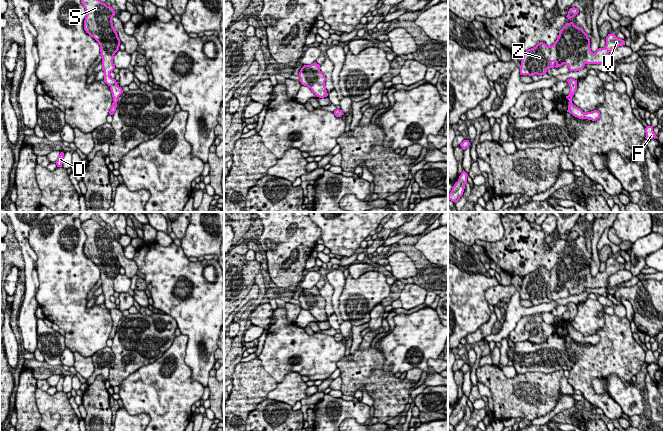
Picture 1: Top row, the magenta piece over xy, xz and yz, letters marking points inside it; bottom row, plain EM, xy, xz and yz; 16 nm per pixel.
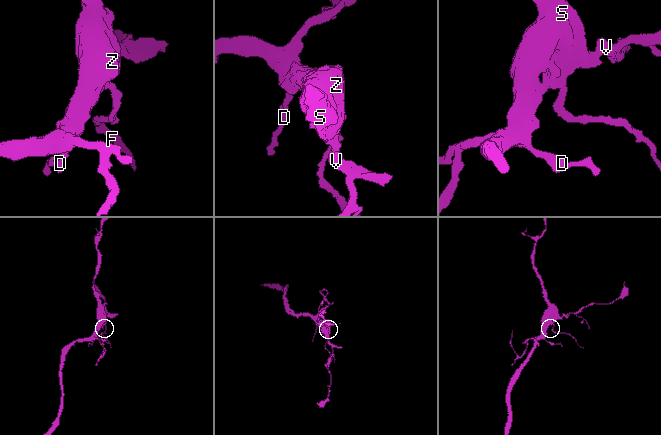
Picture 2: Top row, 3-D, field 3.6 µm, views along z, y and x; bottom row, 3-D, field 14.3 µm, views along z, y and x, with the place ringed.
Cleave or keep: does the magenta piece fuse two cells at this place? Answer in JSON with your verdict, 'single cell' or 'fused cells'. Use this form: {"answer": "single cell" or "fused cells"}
{"answer": "single cell"}

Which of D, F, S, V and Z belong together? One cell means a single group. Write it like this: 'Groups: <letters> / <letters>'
Groups: D F S V Z

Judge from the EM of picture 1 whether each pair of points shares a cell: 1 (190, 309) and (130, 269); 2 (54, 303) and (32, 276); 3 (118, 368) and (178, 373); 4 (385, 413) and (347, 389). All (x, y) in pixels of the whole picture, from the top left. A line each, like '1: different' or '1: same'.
1: different
2: different
3: different
4: same

